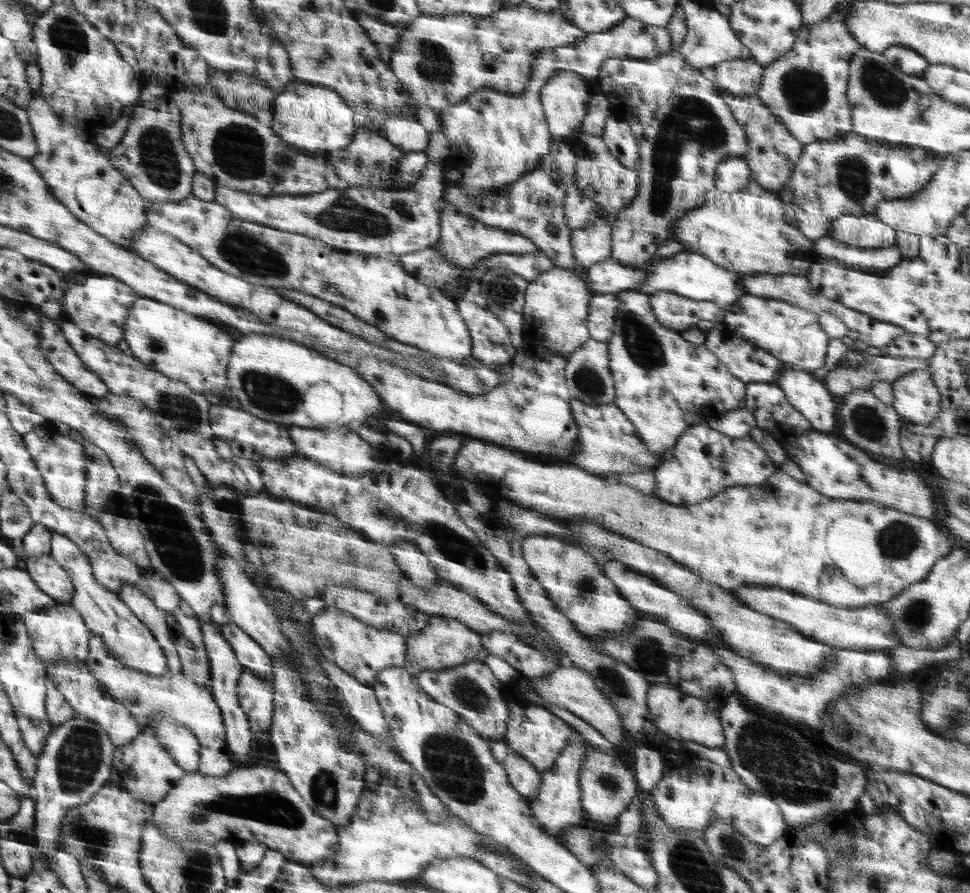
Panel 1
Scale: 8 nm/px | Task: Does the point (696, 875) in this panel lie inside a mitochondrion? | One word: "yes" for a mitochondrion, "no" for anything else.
yes

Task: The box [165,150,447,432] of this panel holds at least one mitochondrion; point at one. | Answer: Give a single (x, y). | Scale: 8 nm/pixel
(247, 253)

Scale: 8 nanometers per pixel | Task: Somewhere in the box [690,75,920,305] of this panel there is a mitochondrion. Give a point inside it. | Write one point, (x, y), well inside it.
(852, 176)

